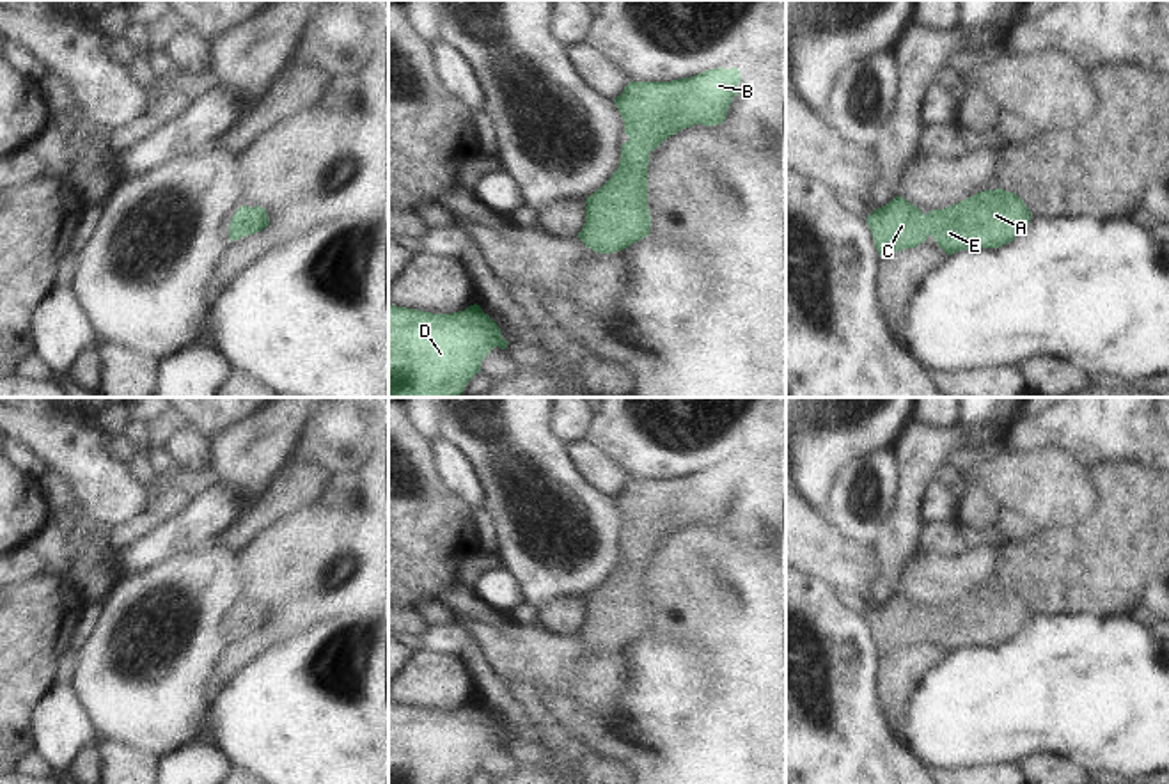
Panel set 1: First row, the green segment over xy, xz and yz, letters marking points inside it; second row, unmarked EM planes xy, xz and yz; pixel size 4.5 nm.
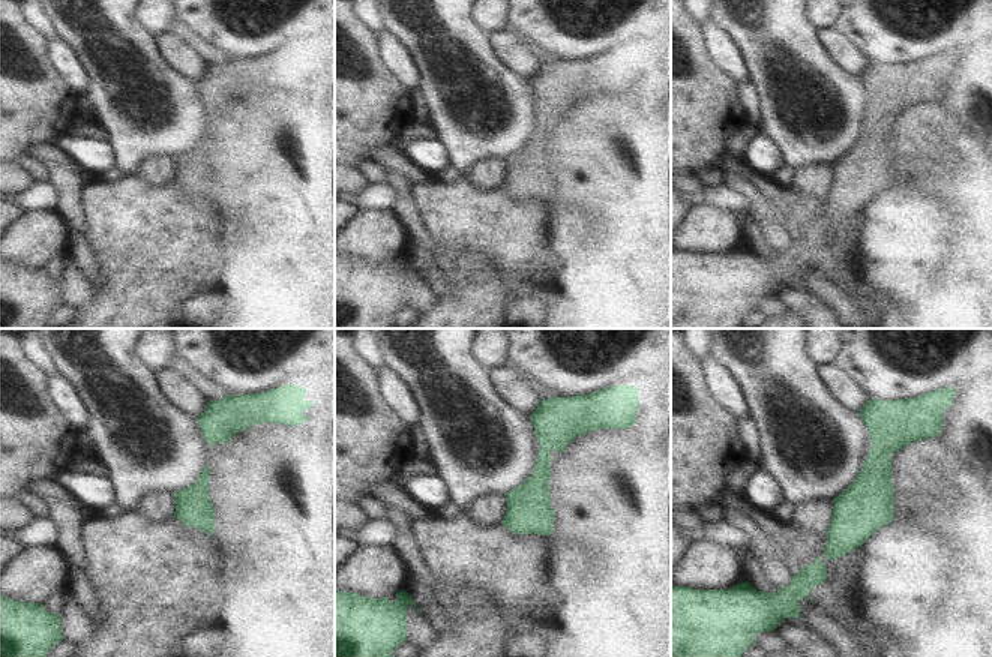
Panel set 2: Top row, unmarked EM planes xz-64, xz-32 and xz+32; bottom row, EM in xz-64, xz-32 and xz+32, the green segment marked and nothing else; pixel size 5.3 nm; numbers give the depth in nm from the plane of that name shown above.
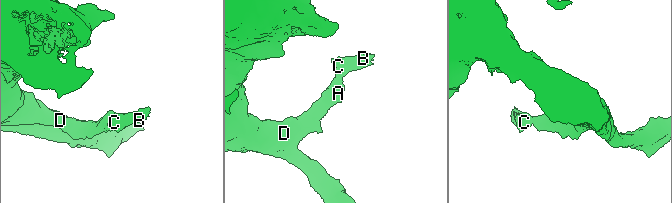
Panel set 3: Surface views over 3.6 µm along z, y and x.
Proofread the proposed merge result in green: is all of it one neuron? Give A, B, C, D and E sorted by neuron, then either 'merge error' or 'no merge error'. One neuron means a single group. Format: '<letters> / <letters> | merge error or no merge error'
A B C D E | no merge error

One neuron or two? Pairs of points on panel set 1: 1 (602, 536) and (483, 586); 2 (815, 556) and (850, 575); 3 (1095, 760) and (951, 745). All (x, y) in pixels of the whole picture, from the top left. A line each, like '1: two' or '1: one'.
1: two
2: one
3: one

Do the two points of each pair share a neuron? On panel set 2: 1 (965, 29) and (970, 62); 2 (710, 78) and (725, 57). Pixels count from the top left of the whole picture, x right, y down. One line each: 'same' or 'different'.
1: different
2: different

